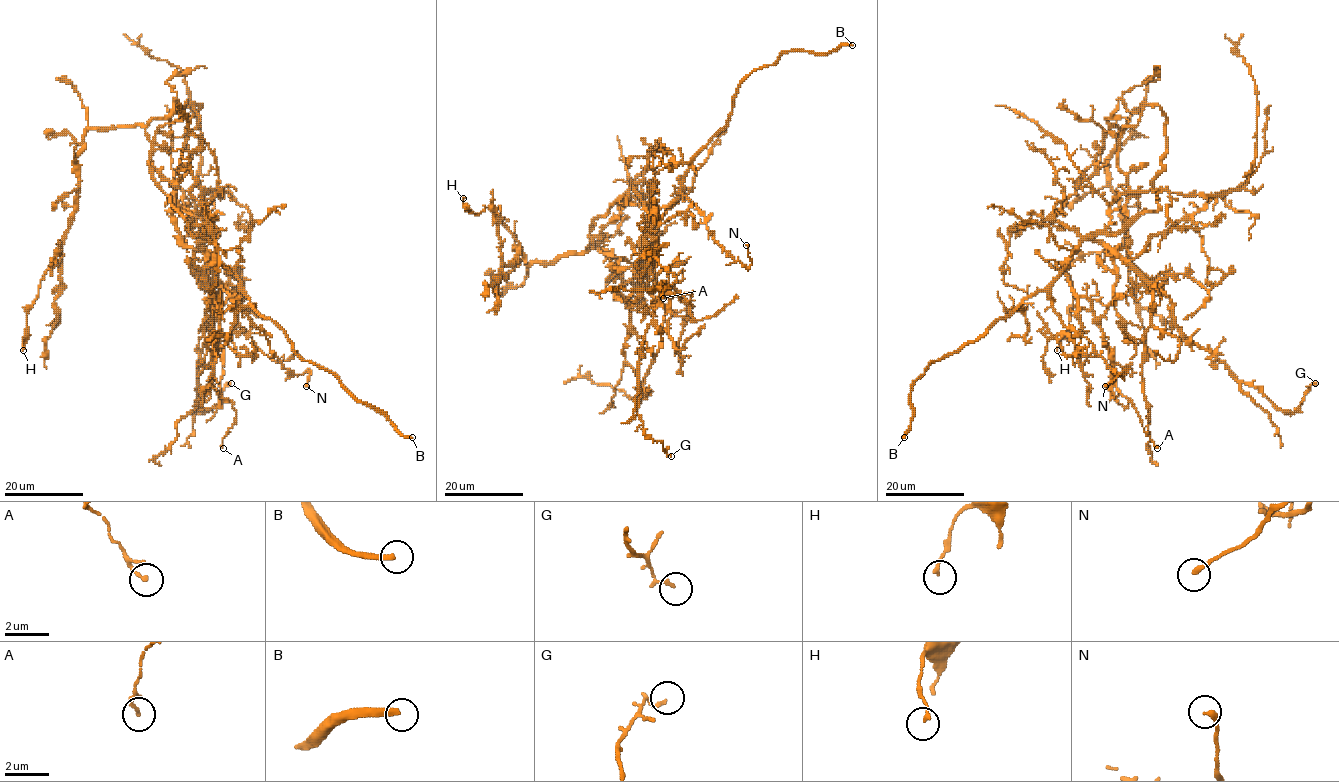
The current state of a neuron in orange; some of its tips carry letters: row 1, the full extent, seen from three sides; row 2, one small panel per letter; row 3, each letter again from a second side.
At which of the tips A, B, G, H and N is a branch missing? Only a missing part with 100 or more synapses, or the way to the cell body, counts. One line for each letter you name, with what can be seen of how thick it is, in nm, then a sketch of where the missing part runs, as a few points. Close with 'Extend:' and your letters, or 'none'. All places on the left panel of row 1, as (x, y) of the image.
B: 260 nm thick
Extend: B

